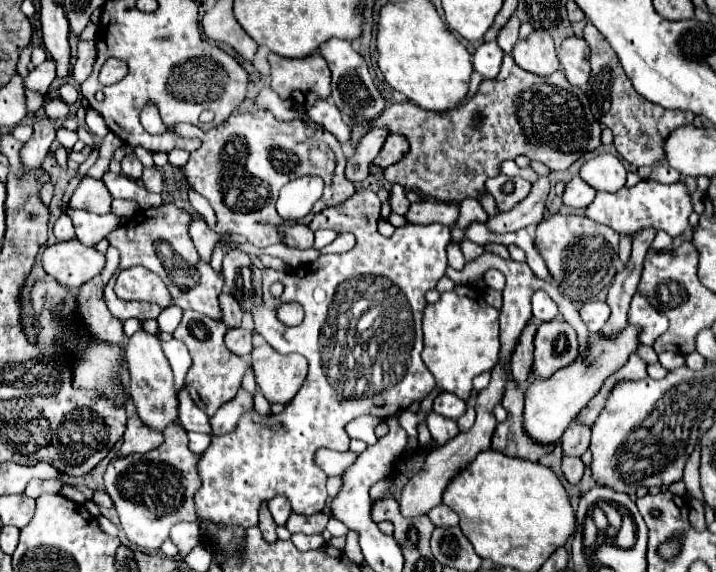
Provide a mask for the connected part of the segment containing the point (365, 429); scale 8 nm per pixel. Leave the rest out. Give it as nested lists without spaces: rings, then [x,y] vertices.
[[[362,415],[354,421],[350,421],[346,425],[346,431],[350,435],[350,439],[360,439],[364,441],[366,445],[374,445],[378,441],[378,437],[374,435],[374,427],[380,423],[378,417],[372,417],[372,415]]]

